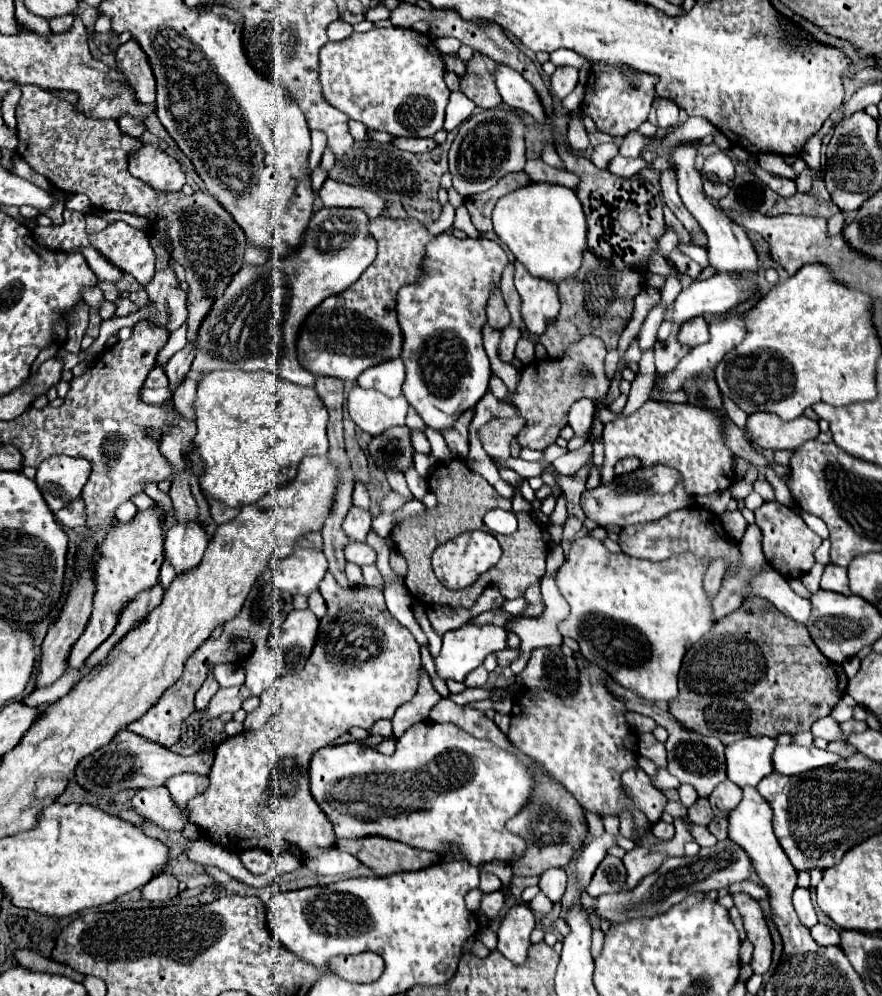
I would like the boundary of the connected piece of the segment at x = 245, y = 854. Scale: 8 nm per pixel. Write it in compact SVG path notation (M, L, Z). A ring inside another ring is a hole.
M261 848L243 850L243 852L239 852L239 858L241 858L243 866L253 874L265 874L269 870L269 862L271 862L269 850L261 850Z

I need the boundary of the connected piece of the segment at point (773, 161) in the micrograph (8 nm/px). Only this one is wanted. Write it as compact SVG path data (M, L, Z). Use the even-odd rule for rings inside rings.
M759 154L758 156L759 165L769 173L789 178L794 180L797 178L796 173L790 165L788 165L783 156L779 154Z

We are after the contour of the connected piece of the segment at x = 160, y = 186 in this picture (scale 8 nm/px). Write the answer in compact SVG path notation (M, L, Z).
M143 144L129 160L129 172L157 192L179 192L187 182L181 164L155 146Z

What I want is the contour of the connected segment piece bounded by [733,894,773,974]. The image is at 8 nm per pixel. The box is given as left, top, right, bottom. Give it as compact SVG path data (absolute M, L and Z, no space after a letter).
M733 894L733 898L735 898L735 904L743 916L747 938L755 946L753 960L751 960L753 972L765 974L773 960L773 940L771 940L771 932L769 932L767 920L763 916L763 910L761 910L759 902L747 894Z

